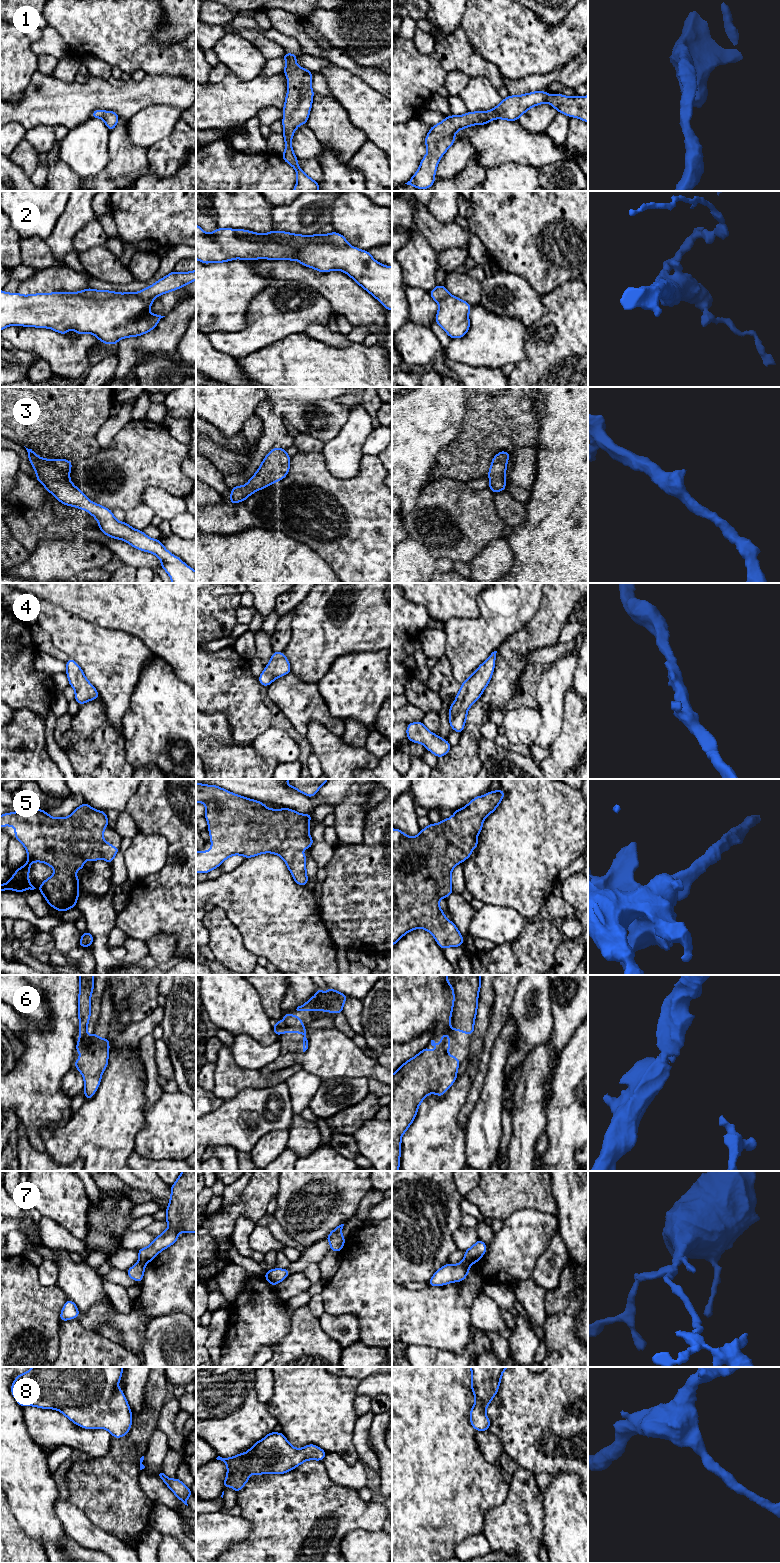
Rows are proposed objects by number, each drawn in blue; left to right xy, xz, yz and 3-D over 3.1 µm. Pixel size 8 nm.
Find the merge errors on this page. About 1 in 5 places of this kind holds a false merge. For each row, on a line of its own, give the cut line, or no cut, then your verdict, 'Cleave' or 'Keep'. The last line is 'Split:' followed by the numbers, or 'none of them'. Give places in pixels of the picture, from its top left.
1: No split. Keep
2: Split along xz (234, 230), (241, 237), (277, 240), (293, 246), (348, 245). Cleave
3: No split. Keep
4: No split. Keep
5: No split. Keep
6: No split. Keep
7: Split along yz (463, 1260), (470, 1264). Cleave
8: No split. Keep
Split: 2, 7

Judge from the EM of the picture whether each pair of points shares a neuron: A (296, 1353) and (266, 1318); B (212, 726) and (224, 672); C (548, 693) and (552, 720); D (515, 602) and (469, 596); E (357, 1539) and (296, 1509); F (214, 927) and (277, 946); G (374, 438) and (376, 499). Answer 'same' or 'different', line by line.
A: different
B: different
C: same
D: different
E: different
F: different
G: different

